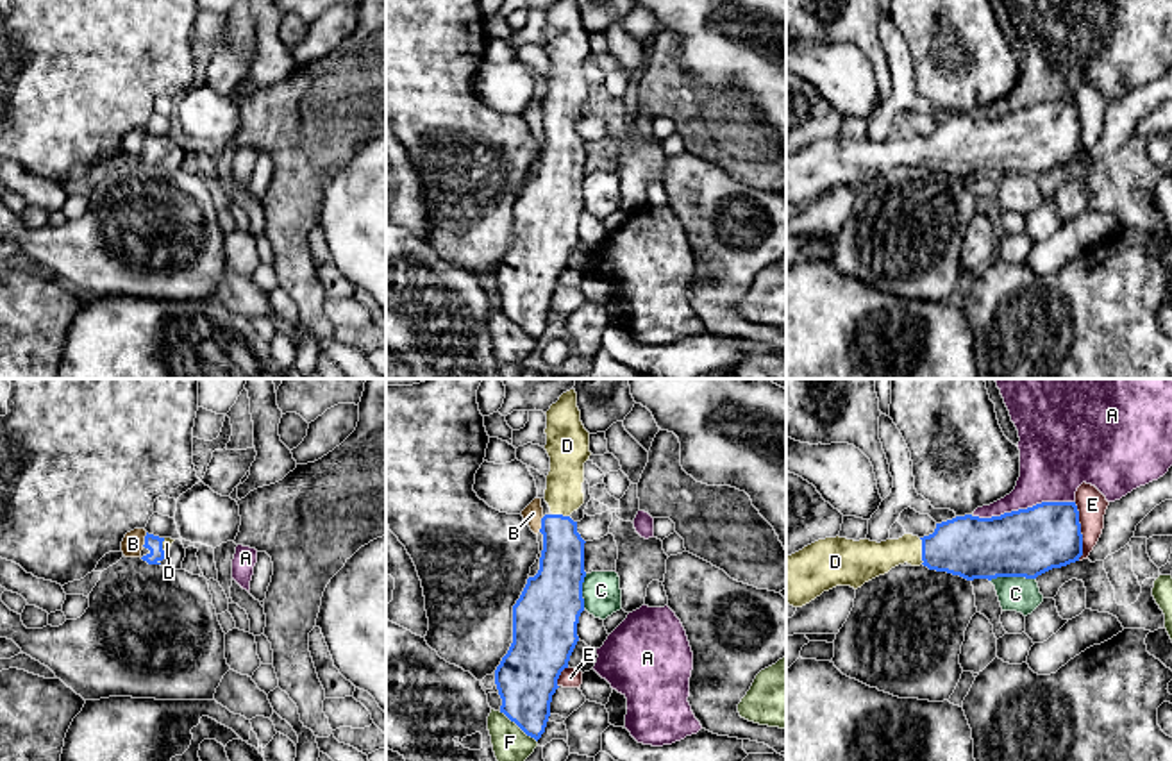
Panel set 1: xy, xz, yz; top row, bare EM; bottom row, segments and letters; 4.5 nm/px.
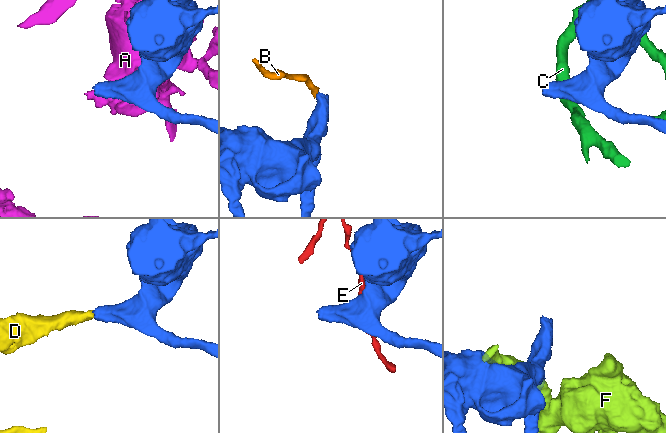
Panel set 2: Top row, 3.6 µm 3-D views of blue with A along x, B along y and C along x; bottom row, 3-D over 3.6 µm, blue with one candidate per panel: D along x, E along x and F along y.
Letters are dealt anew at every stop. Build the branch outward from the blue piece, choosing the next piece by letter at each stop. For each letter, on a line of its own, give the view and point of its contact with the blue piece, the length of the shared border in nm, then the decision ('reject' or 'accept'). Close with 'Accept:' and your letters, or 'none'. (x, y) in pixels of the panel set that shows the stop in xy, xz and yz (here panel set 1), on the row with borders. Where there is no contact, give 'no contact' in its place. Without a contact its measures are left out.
A: yz (1024, 510) | 460 nm | reject
B: xz (542, 524) | 80 nm | reject
C: yz (1012, 576) | 200 nm | reject
D: yz (922, 551) | 120 nm | accept
E: yz (1079, 531) | 260 nm | reject
F: xz (519, 726) | 220 nm | reject
Accept: D

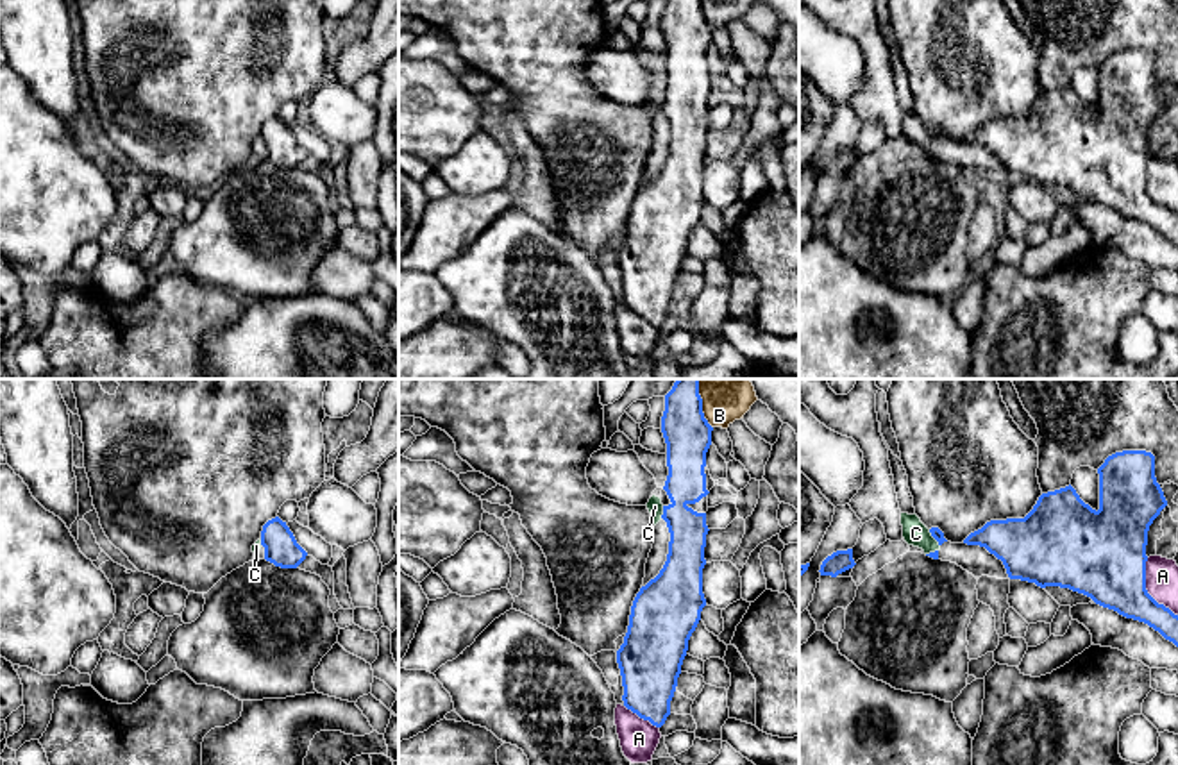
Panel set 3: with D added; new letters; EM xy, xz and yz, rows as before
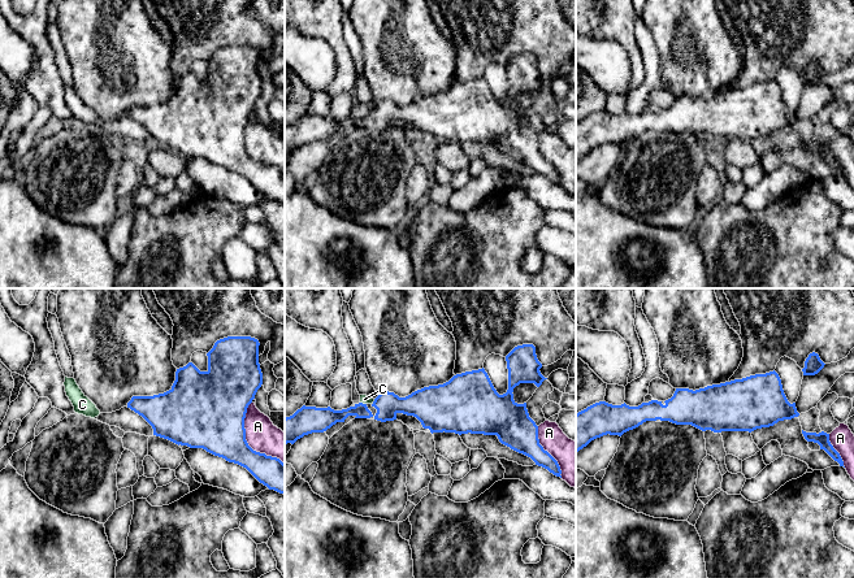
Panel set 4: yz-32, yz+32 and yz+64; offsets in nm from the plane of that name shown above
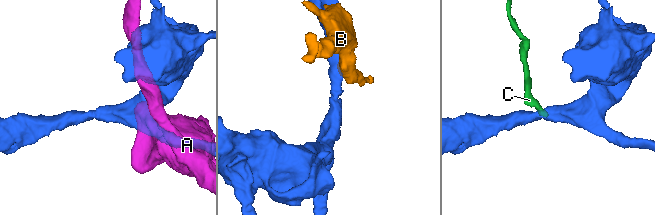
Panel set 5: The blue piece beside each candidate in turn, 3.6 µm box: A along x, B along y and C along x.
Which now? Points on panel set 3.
A: yz (1146, 590) | 300 nm | reject
B: xz (701, 404) | 240 nm | reject
C: xz (664, 512) | 60 nm | reject
Accept: none

